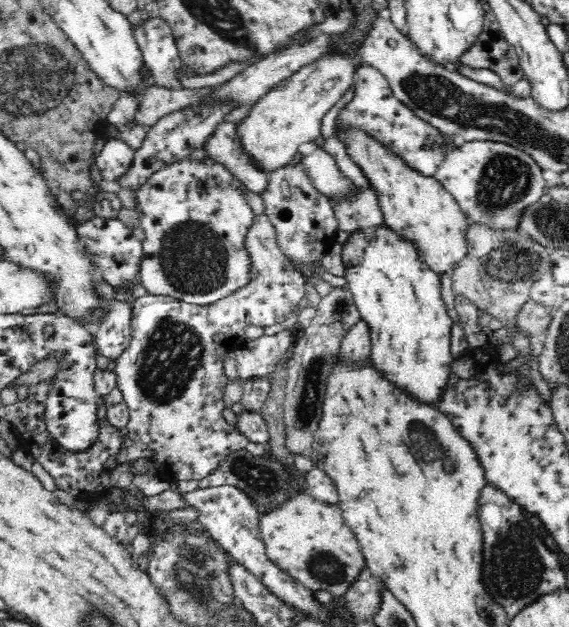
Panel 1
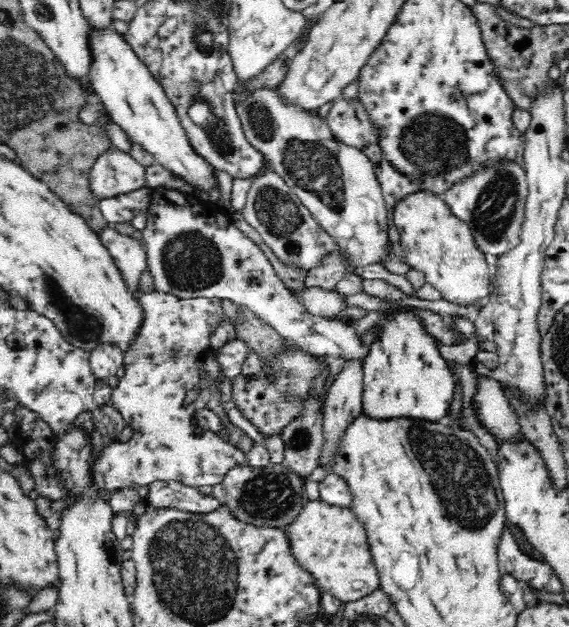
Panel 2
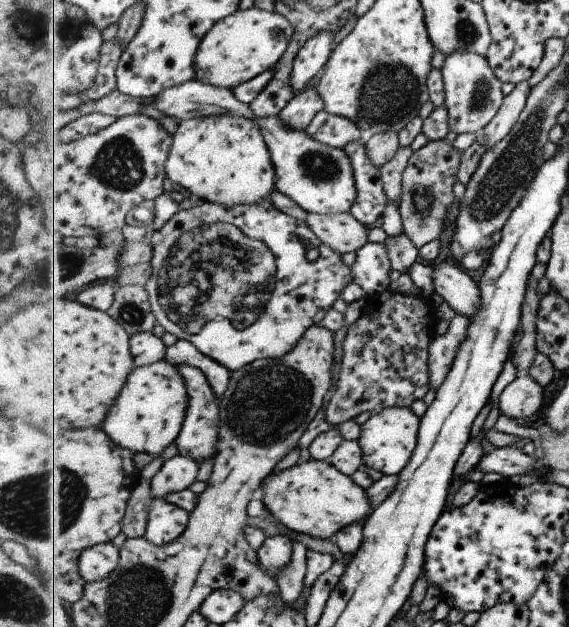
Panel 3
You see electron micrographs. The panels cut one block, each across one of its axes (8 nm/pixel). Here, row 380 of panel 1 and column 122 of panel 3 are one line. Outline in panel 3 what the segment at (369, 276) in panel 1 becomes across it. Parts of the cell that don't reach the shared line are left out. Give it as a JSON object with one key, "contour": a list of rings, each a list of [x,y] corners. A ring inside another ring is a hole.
{"contour":[[[165,358],[133,370],[101,427],[115,444],[135,454],[149,453],[156,457],[175,444],[182,433],[189,401],[187,385],[179,367]]]}

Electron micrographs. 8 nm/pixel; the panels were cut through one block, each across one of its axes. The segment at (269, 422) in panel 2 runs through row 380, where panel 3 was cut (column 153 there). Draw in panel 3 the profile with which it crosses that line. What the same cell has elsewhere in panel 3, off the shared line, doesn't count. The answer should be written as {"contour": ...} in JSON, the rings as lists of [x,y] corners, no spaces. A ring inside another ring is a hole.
{"contour":[[[269,200],[256,205],[235,207],[203,202],[190,209],[180,210],[163,228],[150,232],[149,239],[154,248],[150,264],[155,268],[155,276],[145,287],[149,293],[150,303],[158,324],[163,326],[167,332],[175,335],[177,339],[191,341],[203,354],[219,361],[219,364],[230,371],[241,370],[248,364],[261,359],[277,360],[289,354],[299,344],[309,328],[322,323],[323,318],[327,312],[334,308],[335,302],[342,296],[342,292],[348,287],[348,284],[354,282],[352,268],[343,262],[341,253],[335,252],[335,249],[325,244],[305,221],[298,220],[298,218],[279,210]]]}

